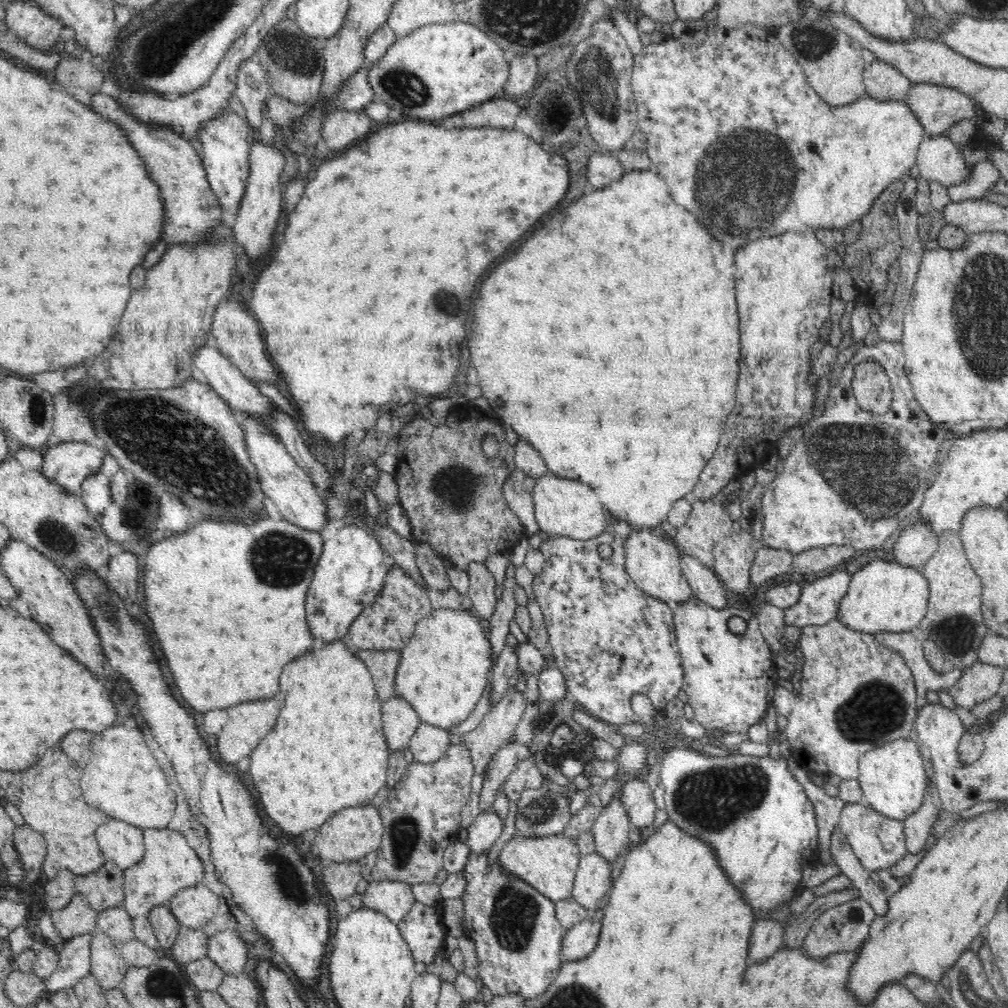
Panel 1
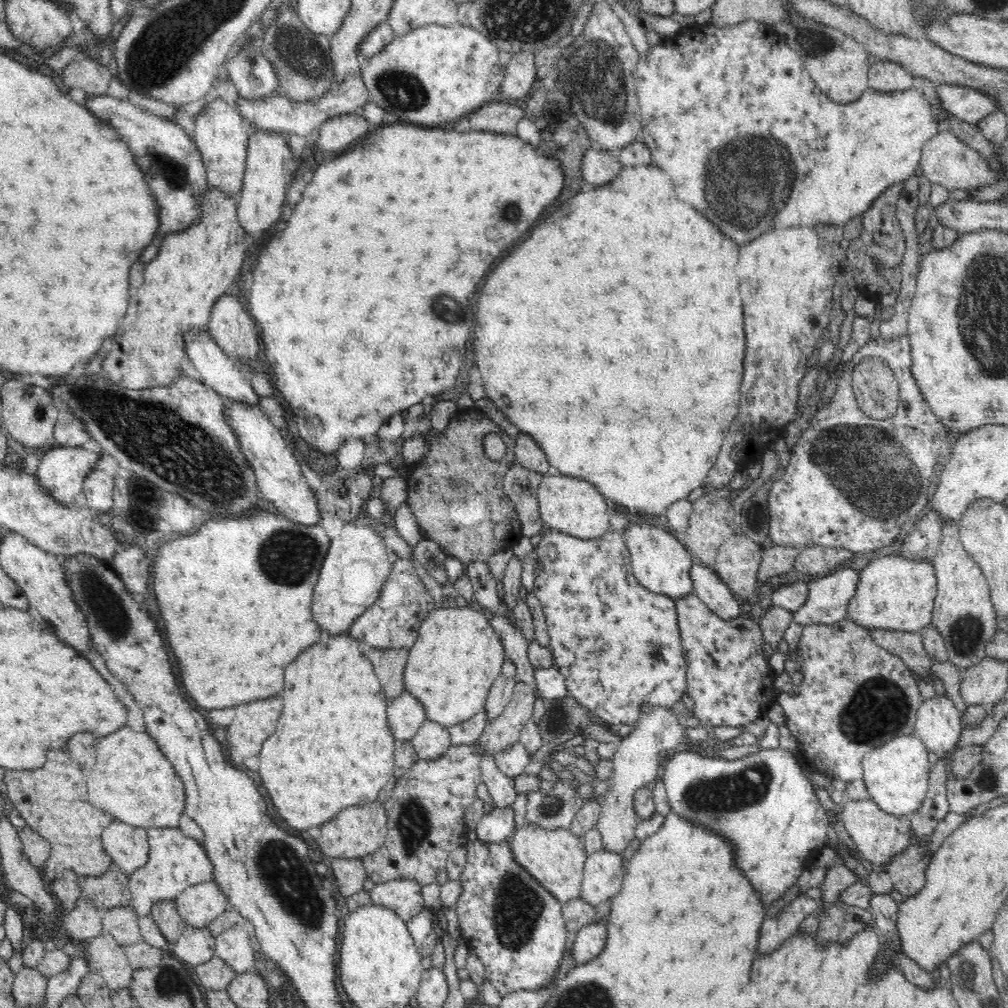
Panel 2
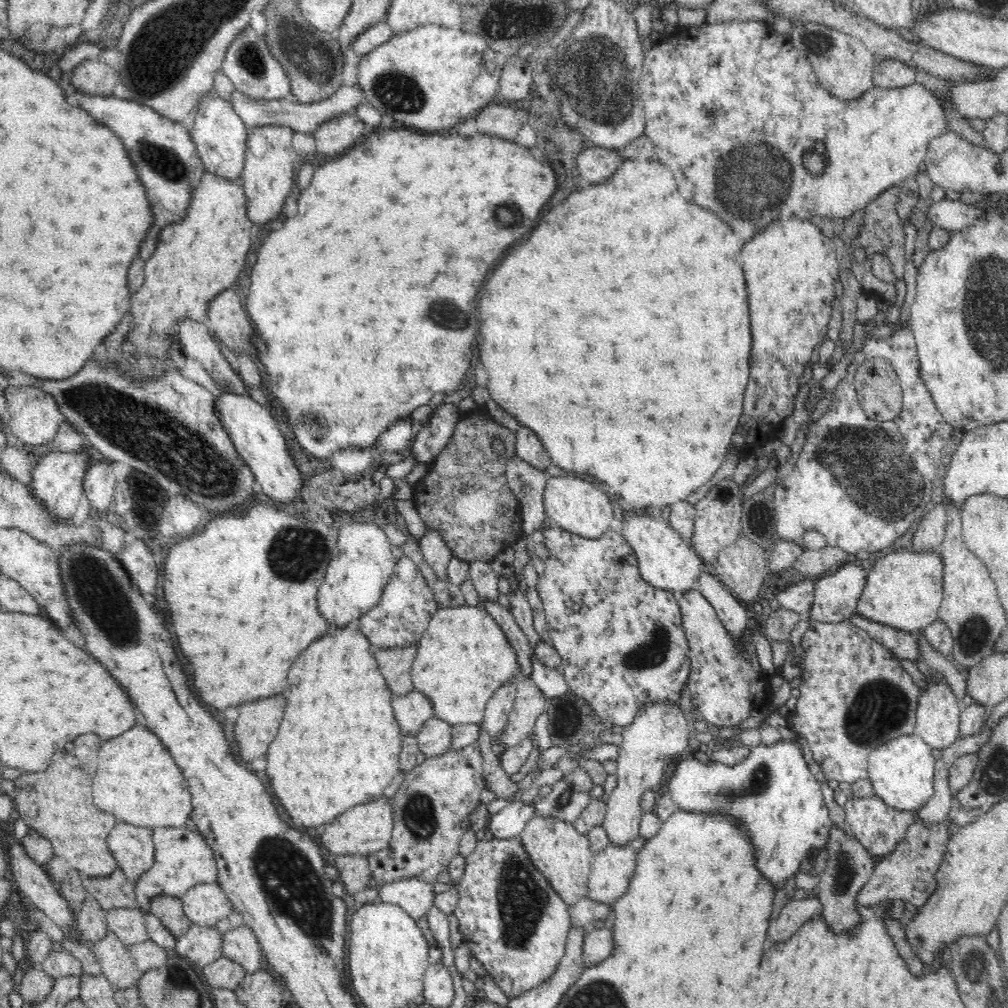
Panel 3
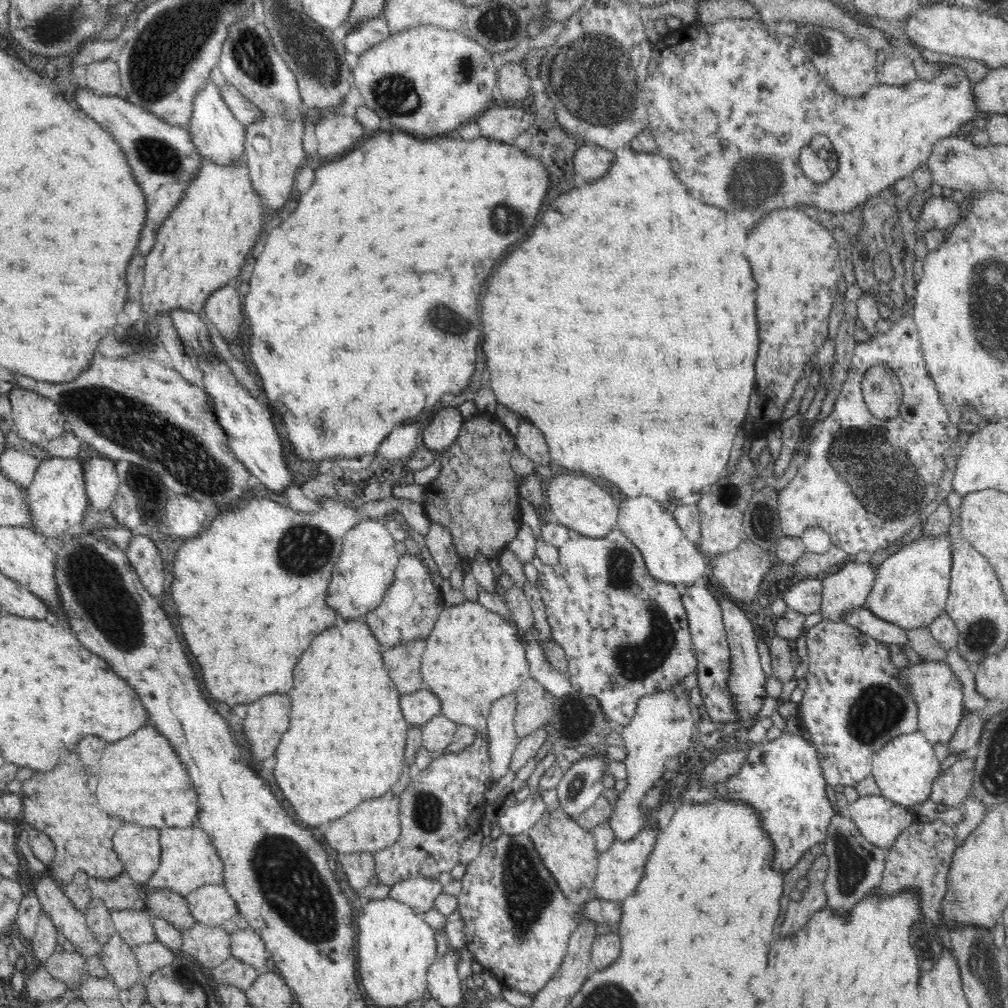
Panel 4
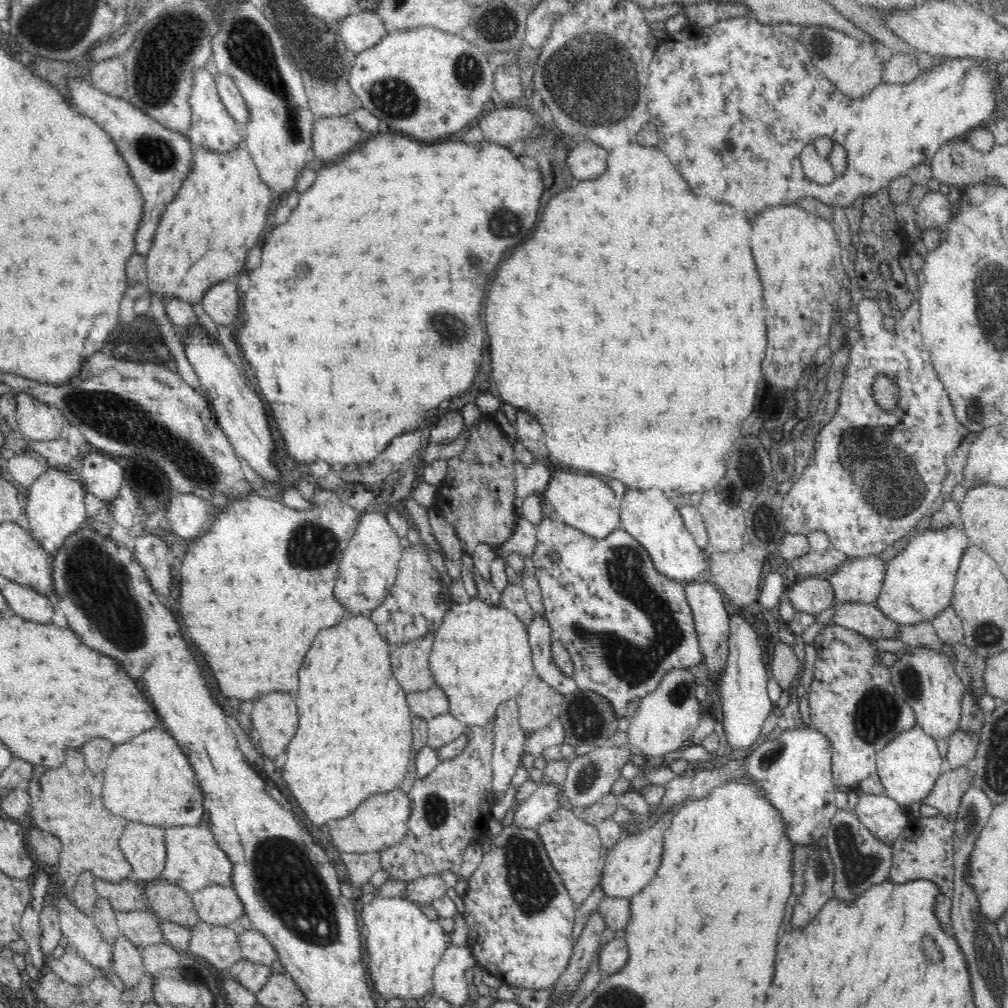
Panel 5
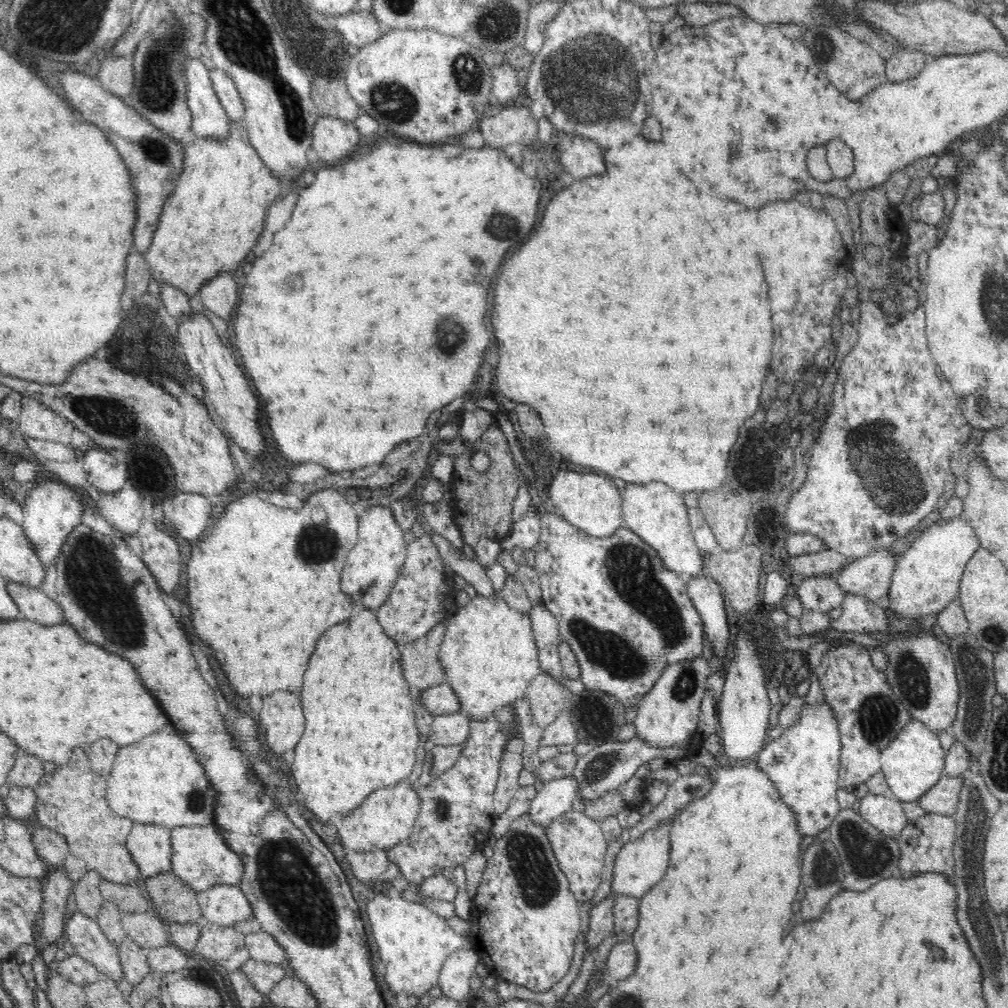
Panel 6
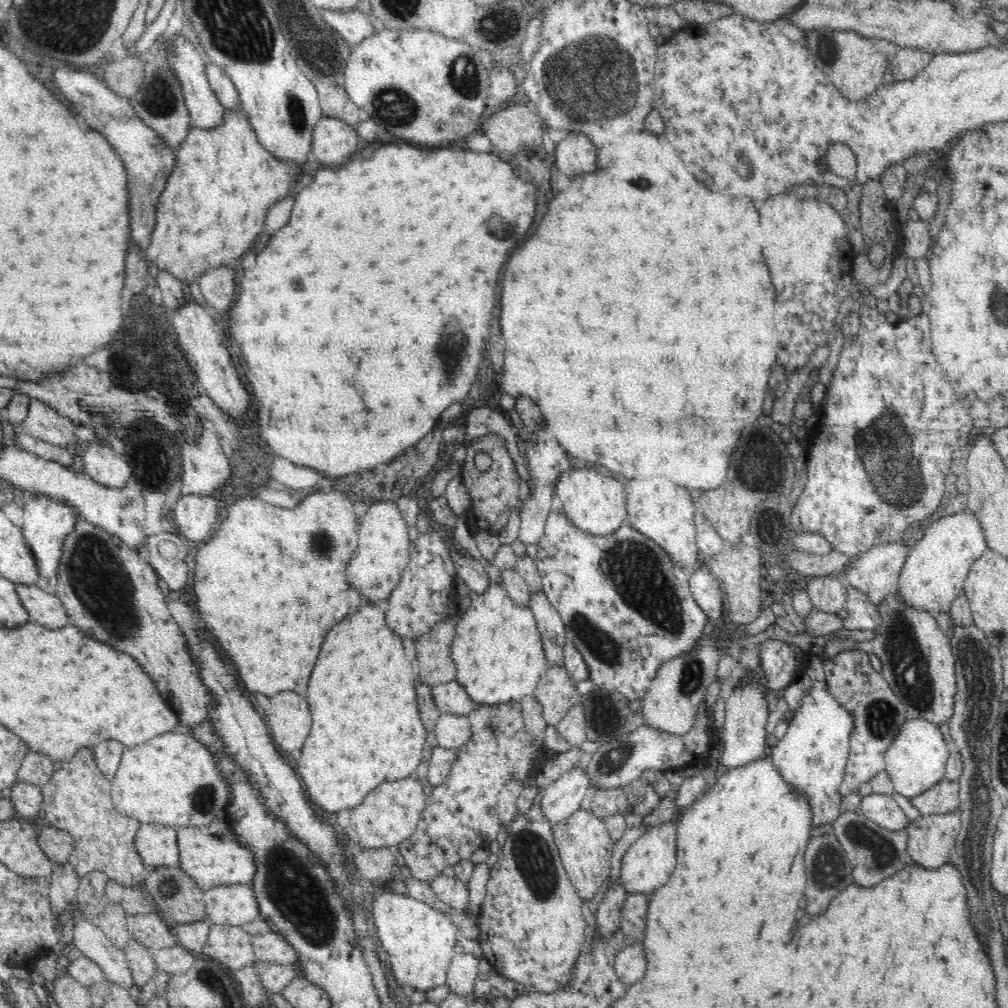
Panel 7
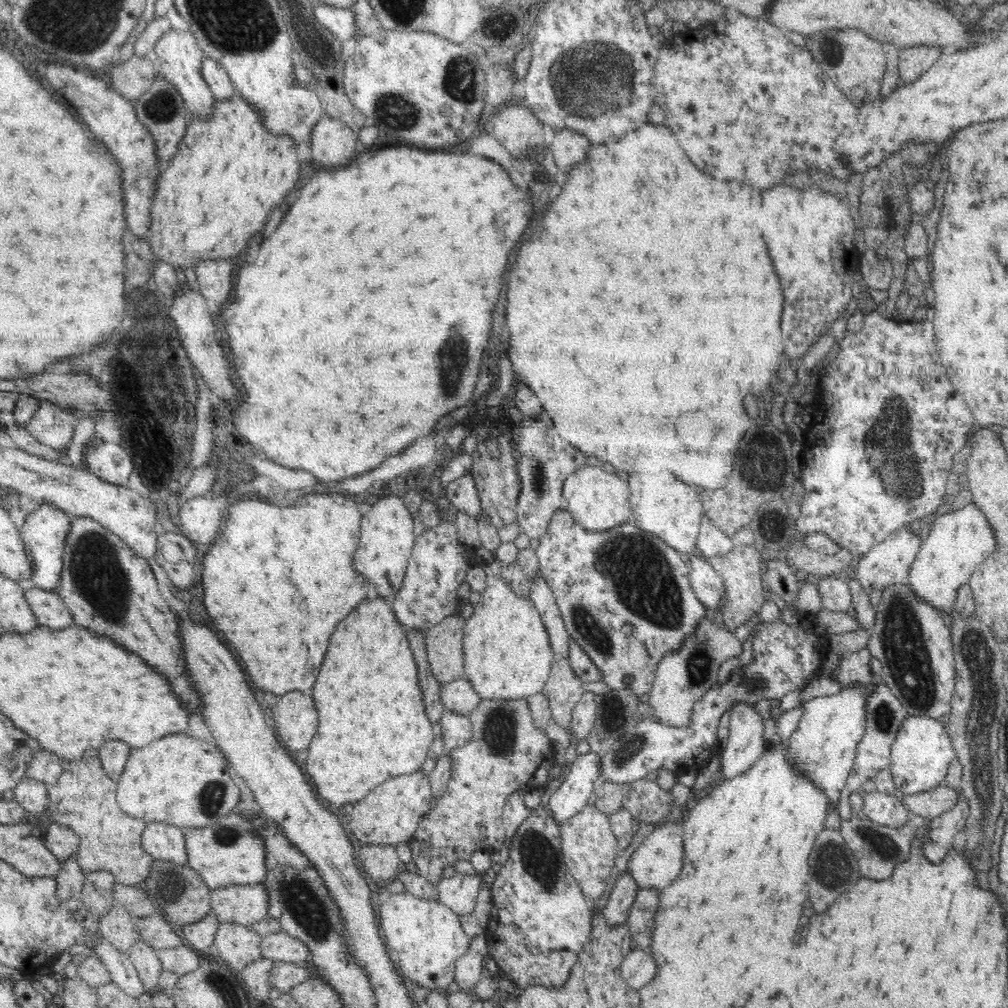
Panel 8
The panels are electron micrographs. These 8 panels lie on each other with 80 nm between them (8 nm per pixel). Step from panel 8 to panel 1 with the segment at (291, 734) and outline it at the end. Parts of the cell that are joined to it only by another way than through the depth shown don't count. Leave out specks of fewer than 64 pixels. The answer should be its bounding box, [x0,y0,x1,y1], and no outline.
[216,700,280,765]

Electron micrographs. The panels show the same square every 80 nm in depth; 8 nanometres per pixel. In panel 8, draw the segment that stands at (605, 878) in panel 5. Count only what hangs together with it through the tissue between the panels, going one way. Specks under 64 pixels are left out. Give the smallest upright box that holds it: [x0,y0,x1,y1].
[628,823,684,891]

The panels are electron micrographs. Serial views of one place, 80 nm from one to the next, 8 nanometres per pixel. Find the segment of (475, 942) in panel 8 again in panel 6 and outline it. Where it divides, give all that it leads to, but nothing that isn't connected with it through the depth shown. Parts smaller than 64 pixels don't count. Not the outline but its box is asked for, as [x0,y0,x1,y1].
[438,948,479,1002]

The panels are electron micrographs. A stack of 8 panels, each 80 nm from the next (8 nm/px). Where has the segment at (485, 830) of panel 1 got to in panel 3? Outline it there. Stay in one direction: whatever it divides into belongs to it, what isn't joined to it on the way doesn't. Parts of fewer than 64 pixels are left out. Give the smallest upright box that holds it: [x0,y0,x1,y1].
[486,801,534,840]

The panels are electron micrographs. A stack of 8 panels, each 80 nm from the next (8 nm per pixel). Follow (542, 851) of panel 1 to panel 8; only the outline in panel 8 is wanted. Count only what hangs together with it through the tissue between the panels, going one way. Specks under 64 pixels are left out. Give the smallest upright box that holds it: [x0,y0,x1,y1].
[559,804,620,900]

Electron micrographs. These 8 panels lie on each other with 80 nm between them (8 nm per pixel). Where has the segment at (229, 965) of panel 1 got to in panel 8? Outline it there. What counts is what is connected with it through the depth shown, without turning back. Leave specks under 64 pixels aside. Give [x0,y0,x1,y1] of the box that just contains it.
[259,930,312,964]

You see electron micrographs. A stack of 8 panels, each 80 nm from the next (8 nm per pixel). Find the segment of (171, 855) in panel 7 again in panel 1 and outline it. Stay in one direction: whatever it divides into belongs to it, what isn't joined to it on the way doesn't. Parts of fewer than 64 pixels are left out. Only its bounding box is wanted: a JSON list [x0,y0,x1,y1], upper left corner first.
[95,820,145,871]

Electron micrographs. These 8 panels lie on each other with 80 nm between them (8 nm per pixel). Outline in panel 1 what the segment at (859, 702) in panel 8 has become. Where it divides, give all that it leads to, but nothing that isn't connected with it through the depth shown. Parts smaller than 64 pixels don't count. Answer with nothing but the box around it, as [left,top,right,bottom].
[658,744,818,919]

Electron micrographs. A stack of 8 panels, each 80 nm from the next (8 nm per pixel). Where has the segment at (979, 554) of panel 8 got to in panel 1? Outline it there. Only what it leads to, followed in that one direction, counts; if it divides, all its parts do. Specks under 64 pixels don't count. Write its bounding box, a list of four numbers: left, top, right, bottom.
[836,558,930,635]

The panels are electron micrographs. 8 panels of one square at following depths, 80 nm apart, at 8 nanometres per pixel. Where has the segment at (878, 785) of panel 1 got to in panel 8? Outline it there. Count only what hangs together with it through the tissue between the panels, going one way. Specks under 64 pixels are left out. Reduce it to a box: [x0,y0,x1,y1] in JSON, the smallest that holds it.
[890,716,956,795]

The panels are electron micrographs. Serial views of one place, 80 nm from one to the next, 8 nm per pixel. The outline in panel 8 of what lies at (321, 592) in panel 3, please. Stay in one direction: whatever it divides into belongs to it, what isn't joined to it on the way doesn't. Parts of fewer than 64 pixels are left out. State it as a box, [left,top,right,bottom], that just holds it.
[354,495,414,598]

